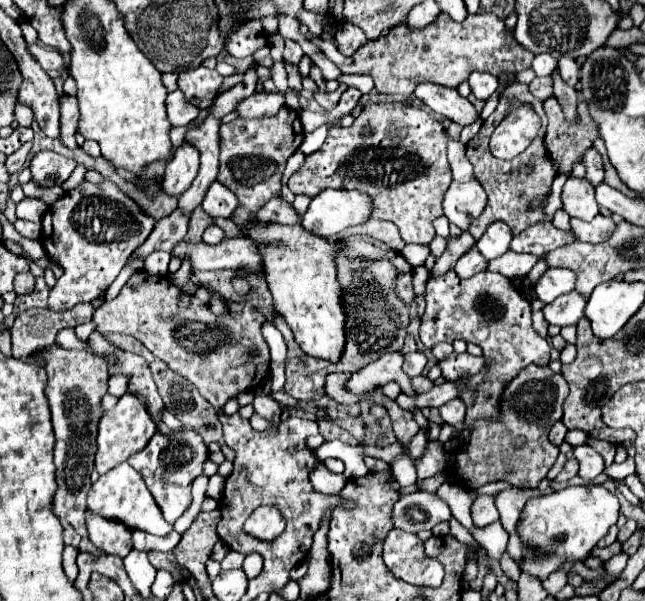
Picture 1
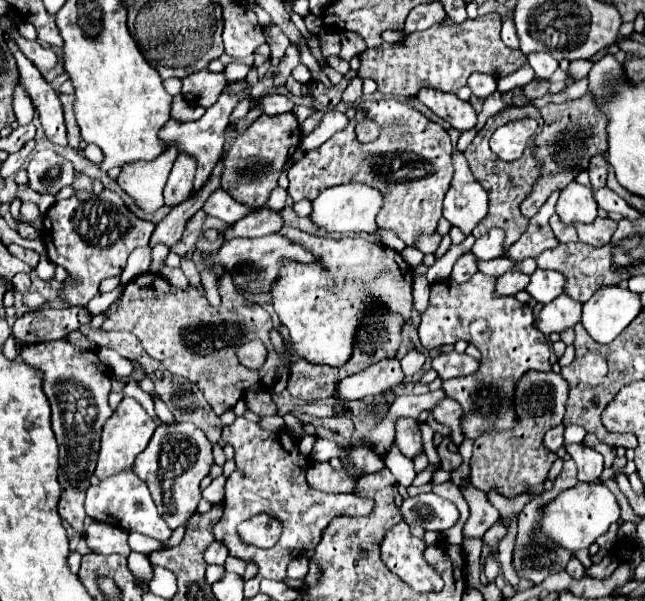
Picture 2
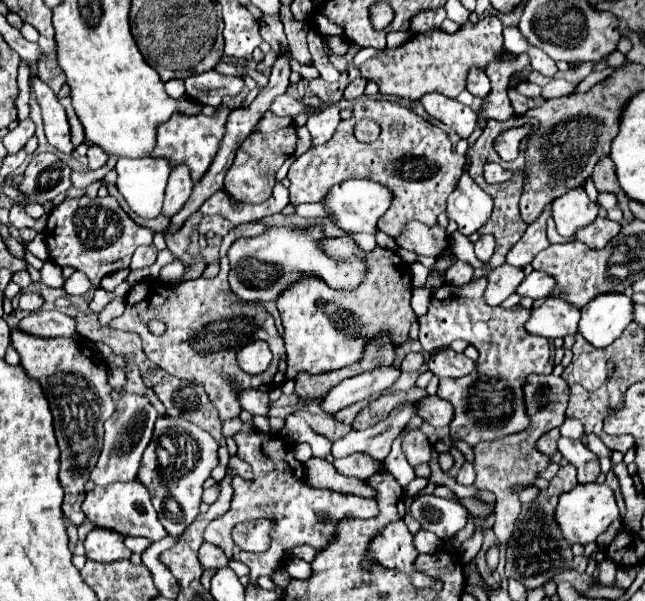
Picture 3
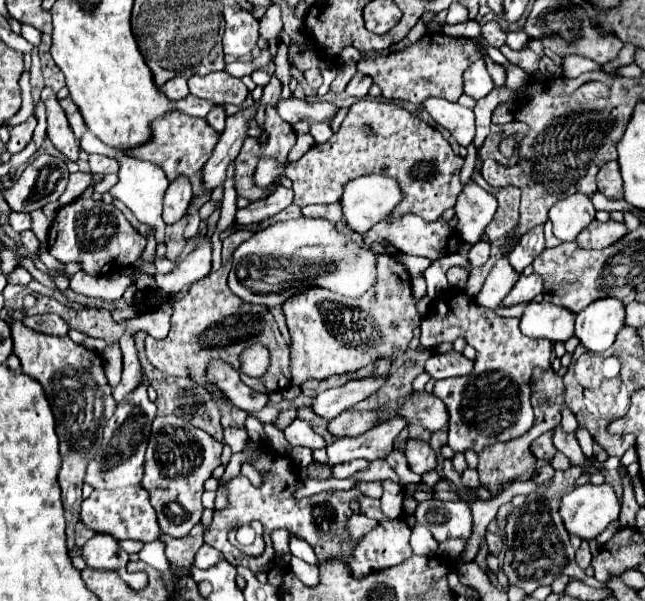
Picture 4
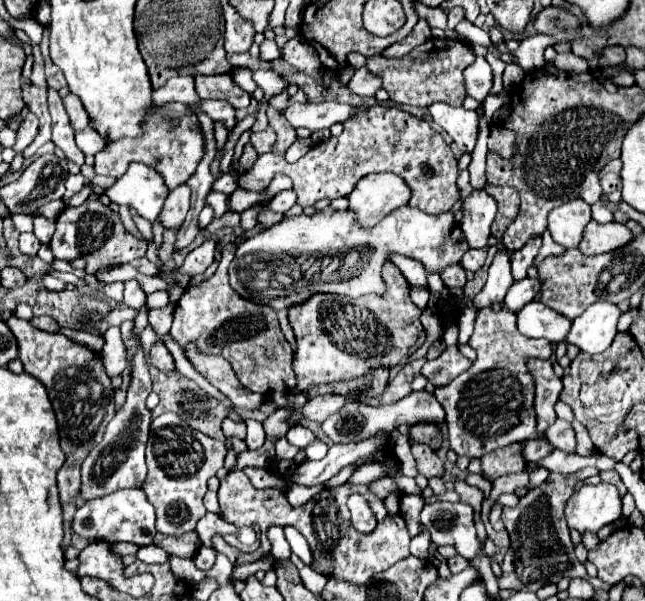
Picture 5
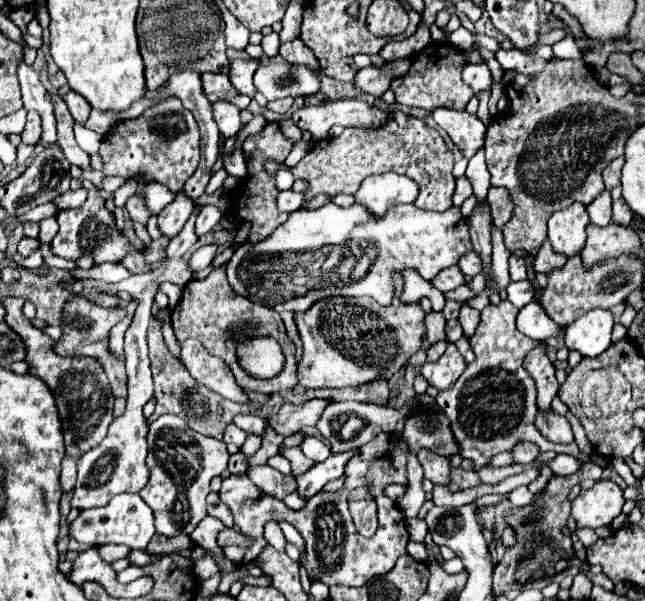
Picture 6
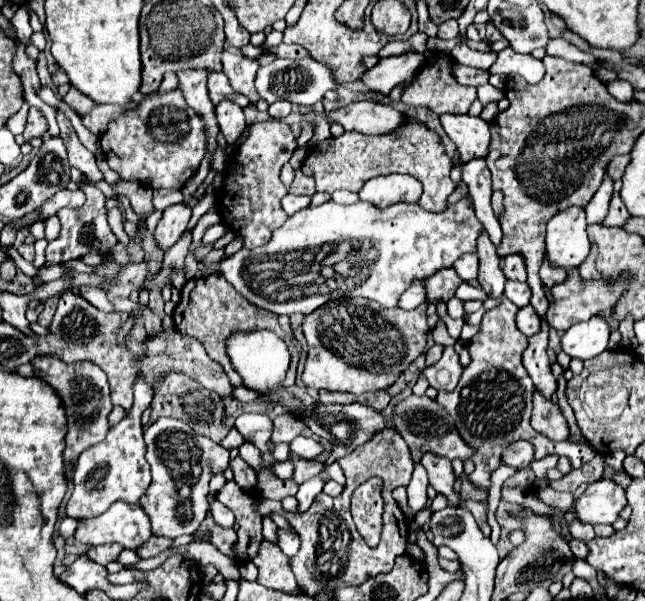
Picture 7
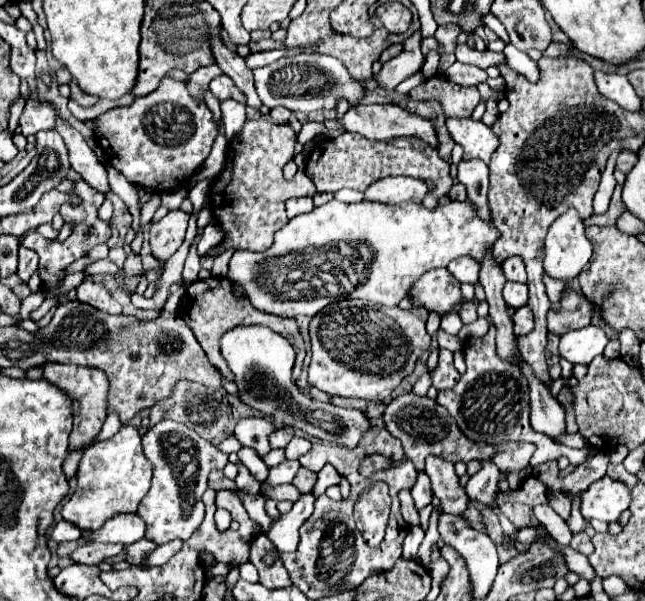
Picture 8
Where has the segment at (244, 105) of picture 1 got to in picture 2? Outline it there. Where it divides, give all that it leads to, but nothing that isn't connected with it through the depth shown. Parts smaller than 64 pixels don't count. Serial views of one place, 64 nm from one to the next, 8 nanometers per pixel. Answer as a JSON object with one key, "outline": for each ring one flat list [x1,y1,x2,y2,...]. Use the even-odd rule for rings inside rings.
{"outline":[[272,94,268,96,268,100,264,100,264,114,284,114,292,110,294,110,294,102,284,94]]}

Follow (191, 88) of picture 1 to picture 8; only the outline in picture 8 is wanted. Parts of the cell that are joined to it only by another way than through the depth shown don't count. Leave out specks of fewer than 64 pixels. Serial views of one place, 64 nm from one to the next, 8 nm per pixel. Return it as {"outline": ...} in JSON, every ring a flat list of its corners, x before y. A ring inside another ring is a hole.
{"outline":[[222,74,222,76,216,76,212,82,210,82,210,90,212,90,212,94,218,98,218,100,228,100,228,98,234,98,234,100,238,100,238,102,246,102,246,96,232,84,232,80,226,76,226,74]]}

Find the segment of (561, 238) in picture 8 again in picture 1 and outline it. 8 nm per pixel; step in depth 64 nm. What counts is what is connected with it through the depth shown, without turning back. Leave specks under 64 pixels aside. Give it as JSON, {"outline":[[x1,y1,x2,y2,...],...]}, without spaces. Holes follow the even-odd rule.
{"outline":[[570,176,562,190,562,208,570,218,592,220,598,214,598,202,594,198,594,186,586,180]]}

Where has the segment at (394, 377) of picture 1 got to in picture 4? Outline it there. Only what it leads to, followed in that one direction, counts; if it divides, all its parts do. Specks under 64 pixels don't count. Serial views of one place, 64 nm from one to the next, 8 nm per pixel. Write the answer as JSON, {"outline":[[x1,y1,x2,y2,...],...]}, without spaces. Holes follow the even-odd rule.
{"outline":[[374,376,364,378,364,380,356,380,356,382,348,382,342,388,334,388,334,390,326,390,320,396,316,396,310,404,312,412,324,420,332,420,336,418,342,410,358,404,360,400,368,398,372,392,376,392,384,380,376,380]]}

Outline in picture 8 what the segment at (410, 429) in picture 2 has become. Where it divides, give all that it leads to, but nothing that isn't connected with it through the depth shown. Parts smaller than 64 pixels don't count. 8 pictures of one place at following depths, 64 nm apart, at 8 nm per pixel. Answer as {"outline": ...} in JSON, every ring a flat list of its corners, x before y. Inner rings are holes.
{"outline":[[430,456,426,460,426,474,432,480,432,490,440,500,442,512,462,516,468,508,468,494,460,486,460,478,454,472,454,464,444,458]]}

